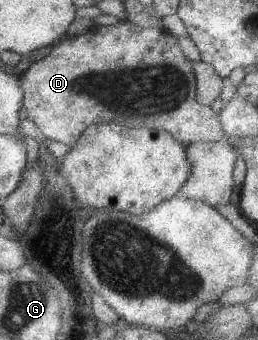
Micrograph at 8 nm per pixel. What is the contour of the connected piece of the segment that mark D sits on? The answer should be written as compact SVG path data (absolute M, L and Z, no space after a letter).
M118 20L113 26L94 25L86 32L79 32L79 35L66 36L63 42L57 44L57 46L54 45L49 54L43 56L40 60L33 61L26 70L17 75L23 91L22 106L26 110L26 118L35 124L38 134L68 147L76 143L77 137L84 128L96 123L115 123L126 127L160 129L168 132L177 142L184 145L203 141L225 141L224 132L220 127L220 117L211 110L209 105L199 104L195 100L196 80L192 62L183 56L175 39L164 29L155 28L155 26L153 28L139 27L127 20Z

